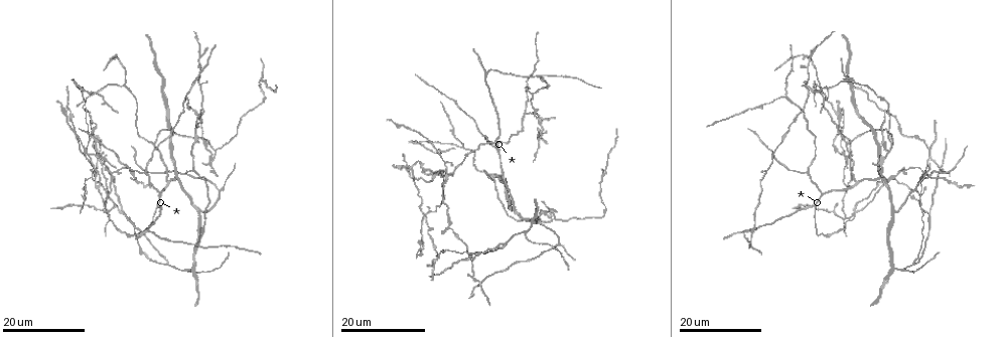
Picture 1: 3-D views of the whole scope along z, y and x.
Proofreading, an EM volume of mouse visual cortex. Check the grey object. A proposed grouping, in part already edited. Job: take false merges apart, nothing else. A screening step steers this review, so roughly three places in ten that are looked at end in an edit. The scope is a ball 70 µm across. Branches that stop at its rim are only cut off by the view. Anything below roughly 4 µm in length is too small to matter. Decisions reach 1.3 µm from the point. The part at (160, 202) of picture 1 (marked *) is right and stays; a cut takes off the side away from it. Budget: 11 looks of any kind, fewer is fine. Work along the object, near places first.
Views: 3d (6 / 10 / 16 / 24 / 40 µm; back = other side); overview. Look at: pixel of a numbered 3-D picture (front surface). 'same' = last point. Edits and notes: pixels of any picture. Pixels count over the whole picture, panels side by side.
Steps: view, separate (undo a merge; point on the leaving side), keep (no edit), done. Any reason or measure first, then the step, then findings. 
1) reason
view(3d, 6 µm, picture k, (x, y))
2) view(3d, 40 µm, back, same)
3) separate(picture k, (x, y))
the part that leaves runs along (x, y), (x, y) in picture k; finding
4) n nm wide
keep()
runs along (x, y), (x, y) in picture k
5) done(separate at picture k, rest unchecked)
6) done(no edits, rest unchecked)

view(3d, 24 µm, picture 1, (841, 227))

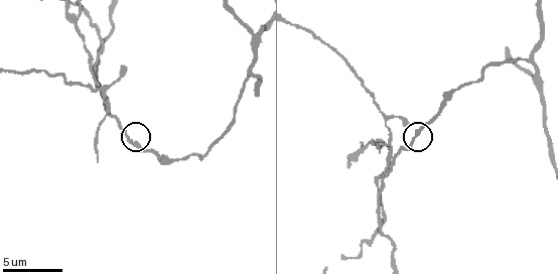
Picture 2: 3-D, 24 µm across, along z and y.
view(3d, 6 µm, picture 2, (414, 140))

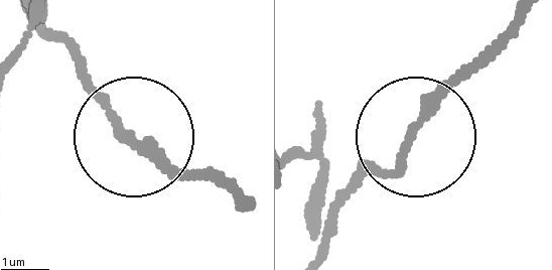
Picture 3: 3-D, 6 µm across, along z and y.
view(3d, 6 µm, back, picture 3, (415, 126))

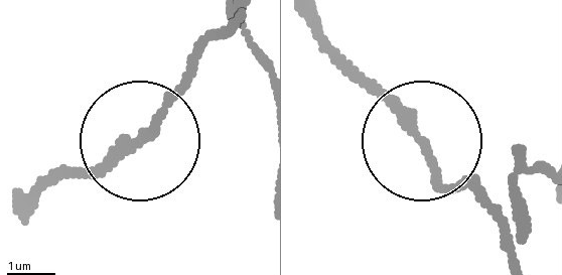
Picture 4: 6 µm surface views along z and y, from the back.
210 nm wide
keep()
runs along (24, 195), (137, 144), (205, 39) in picture 4; all the same cell

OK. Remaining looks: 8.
three-way junction
view(3d, 16 µm, picture 1, (524, 234))

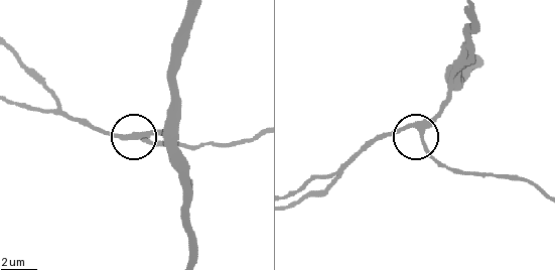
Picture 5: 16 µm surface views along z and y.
view(3d, 6 µm, picture 5, (140, 138))

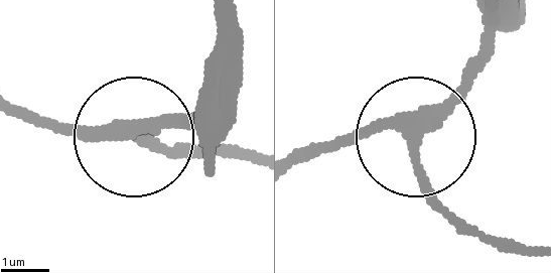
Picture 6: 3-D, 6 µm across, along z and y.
keep()
continuous, no second cell

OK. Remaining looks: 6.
arms part here
view(3d, 16 µm, picture 1, (506, 242))

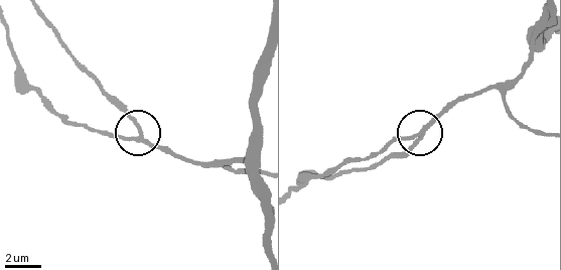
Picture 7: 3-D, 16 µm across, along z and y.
view(3d, 10 µm, picture 7, (138, 133))

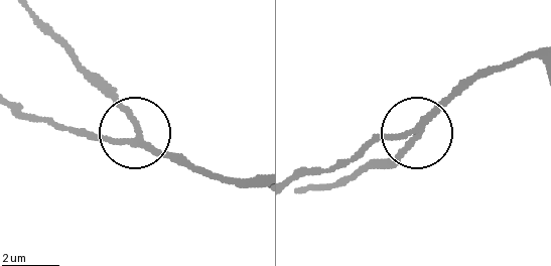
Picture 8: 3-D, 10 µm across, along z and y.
side arm 43 µm
keep()
runs along (538, 48), (472, 75), (408, 137), (365, 142), (337, 161) in picture 8; continuous, no second cell

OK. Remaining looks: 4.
three arms meet
view(3d, 24 µm, picture 1, (535, 109))

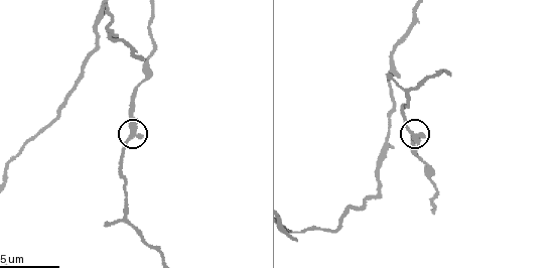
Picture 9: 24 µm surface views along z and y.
view(3d, 6 µm, picture 9, (126, 139))

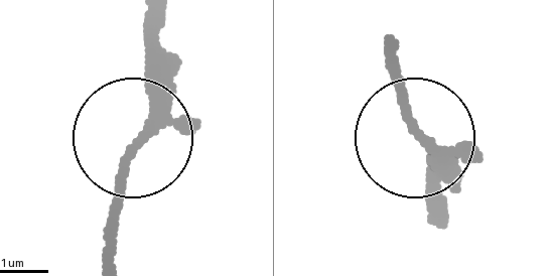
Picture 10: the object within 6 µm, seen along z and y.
170 nm wide
keep()
runs along (394, 46), (394, 91), (430, 146), (430, 178) in picture 10; one cell here

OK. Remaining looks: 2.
small branch off a trunk
view(3d, 10 µm, picture 9, (385, 145))

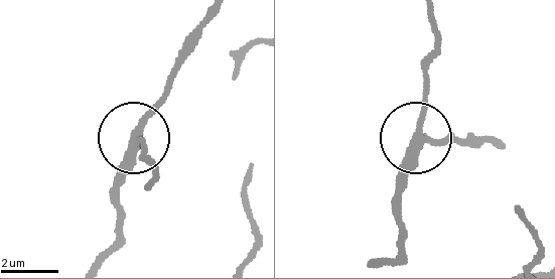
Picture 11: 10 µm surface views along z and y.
view(3d, 10 µm, back, picture 11, (140, 132))

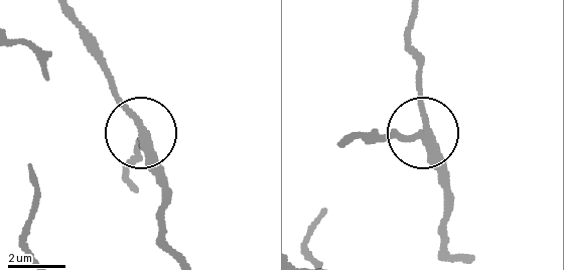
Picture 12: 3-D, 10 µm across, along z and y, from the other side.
250 nm wide
keep()
one cell here

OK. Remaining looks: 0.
done(no edits, rest unchecked)

